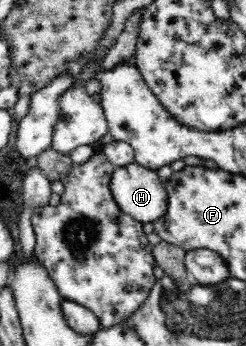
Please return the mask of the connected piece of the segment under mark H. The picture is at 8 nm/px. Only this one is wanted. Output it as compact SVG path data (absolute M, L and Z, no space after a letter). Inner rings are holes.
M137 163L116 167L110 191L119 208L136 221L156 221L168 210L168 194L157 171Z

